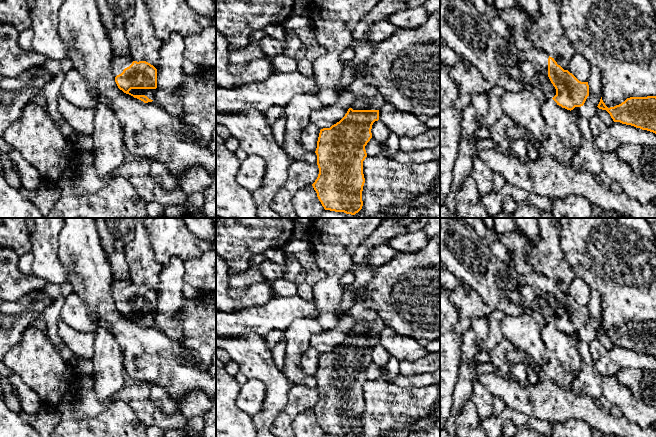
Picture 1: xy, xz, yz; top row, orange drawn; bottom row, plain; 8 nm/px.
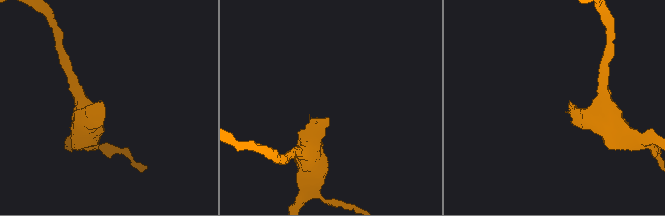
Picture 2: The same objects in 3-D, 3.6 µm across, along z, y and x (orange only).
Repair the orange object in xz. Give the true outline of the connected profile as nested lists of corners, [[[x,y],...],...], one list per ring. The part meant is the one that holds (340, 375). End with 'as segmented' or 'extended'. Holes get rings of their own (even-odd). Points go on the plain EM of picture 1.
[[[362,299],[355,301],[345,315],[354,320],[354,326],[339,346],[320,354],[315,375],[319,398],[312,410],[325,434],[358,437],[363,430],[365,370],[372,362],[372,349],[379,344],[379,334],[385,324],[376,311],[366,307]]] | extended

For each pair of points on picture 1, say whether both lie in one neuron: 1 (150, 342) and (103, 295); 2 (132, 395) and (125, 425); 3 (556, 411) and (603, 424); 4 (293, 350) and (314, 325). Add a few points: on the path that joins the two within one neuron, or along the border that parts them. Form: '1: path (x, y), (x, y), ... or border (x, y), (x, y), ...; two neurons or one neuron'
1: path (135, 340), (105, 310); one neuron
2: border (113, 401), (123, 401), (145, 424); two neurons
3: path (568, 411), (589, 411), (591, 413); one neuron
4: path (297, 344), (308, 331); one neuron

